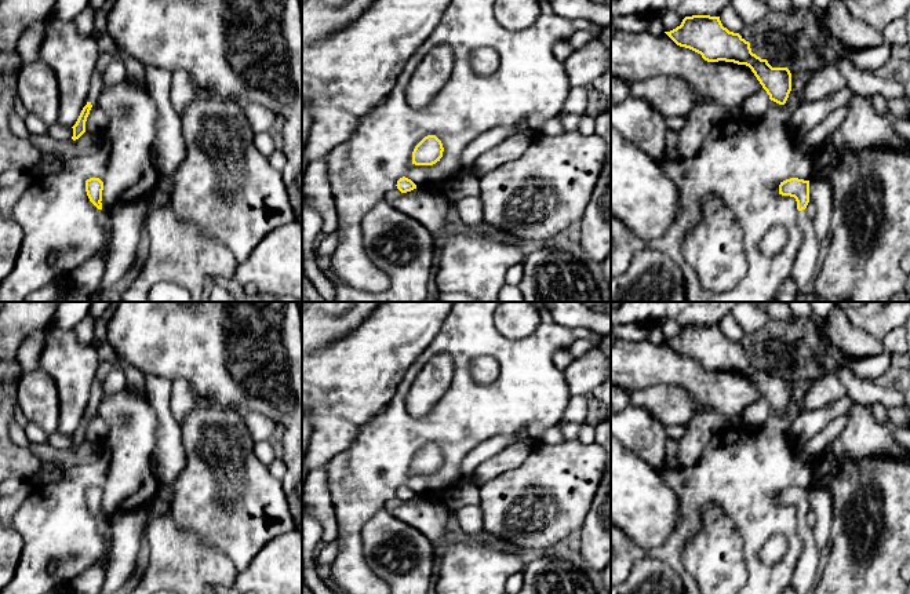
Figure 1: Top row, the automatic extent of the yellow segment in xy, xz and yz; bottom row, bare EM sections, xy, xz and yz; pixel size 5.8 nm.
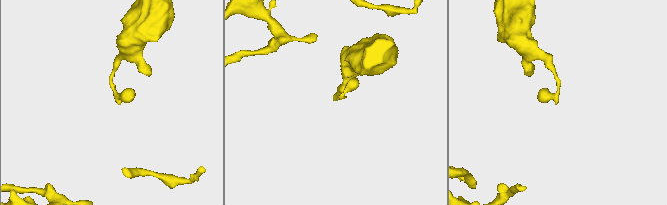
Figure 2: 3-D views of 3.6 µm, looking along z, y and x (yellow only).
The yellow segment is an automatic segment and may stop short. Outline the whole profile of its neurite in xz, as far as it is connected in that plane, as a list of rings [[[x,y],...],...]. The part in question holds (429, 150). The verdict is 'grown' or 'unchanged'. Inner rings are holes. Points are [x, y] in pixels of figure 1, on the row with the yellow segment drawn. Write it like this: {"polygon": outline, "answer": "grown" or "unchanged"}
{"polygon": [[[436,135],[425,136],[412,152],[412,164],[433,165],[443,157],[443,143]]], "answer": "unchanged"}

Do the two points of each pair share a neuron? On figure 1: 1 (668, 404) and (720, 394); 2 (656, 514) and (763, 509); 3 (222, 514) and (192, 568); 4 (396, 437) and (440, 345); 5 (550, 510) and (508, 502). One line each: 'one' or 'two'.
1: two
2: two
3: one
4: one
5: one

